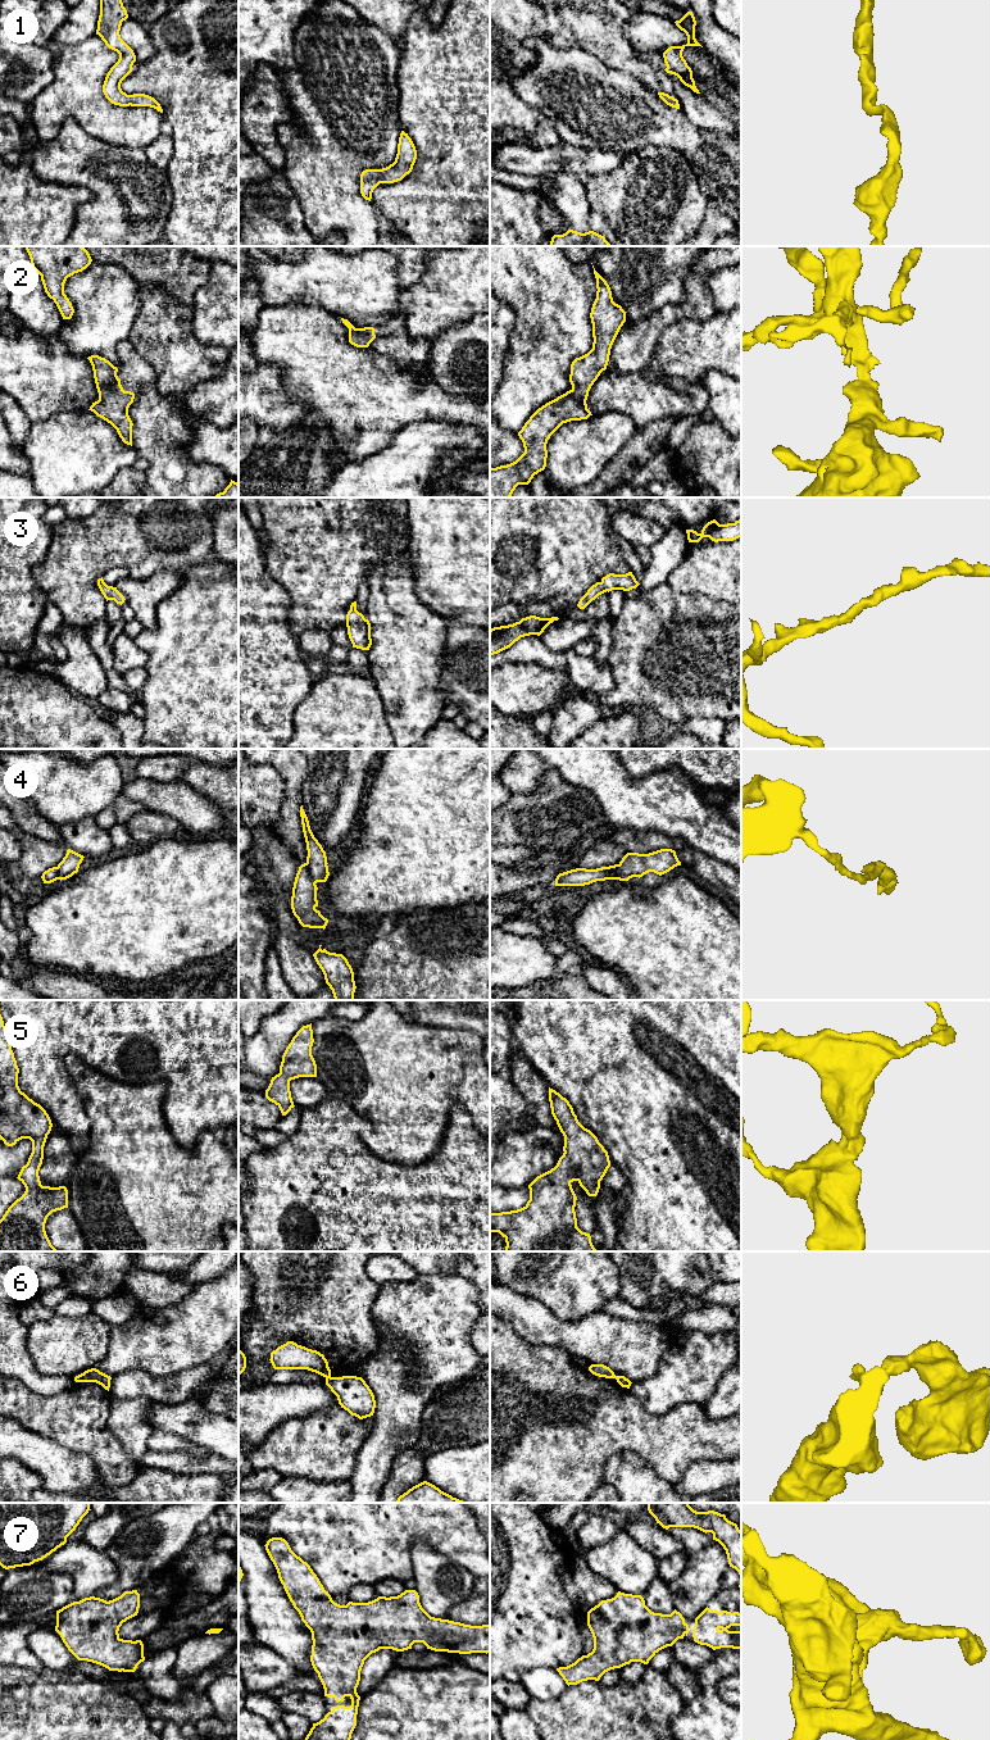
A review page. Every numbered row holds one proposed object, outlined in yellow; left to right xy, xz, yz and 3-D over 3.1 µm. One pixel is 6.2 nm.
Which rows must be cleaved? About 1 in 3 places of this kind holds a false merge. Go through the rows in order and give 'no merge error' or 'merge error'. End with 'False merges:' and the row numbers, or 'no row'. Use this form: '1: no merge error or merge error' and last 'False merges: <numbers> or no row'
1: no merge error
2: no merge error
3: no merge error
4: merge error
5: no merge error
6: merge error
7: no merge error
False merges: 4, 6

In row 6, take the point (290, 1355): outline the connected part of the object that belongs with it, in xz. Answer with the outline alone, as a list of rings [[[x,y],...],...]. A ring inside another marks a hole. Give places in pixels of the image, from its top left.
[[[287,1341],[273,1350],[269,1360],[274,1369],[308,1369],[326,1378],[331,1377],[331,1369],[323,1354],[294,1341]]]

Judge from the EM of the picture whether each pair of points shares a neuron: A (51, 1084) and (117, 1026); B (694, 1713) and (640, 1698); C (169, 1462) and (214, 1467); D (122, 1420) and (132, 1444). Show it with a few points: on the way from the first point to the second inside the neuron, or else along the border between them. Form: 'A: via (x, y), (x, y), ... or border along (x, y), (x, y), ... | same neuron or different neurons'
A: via (51, 1061), (83, 1026), (94, 1026) | same neuron
B: border along (684, 1702), (680, 1713), (670, 1726) | different neurons
C: via (181, 1463), (203, 1466) | same neuron
D: via (128, 1426), (132, 1430), (132, 1438) | same neuron

